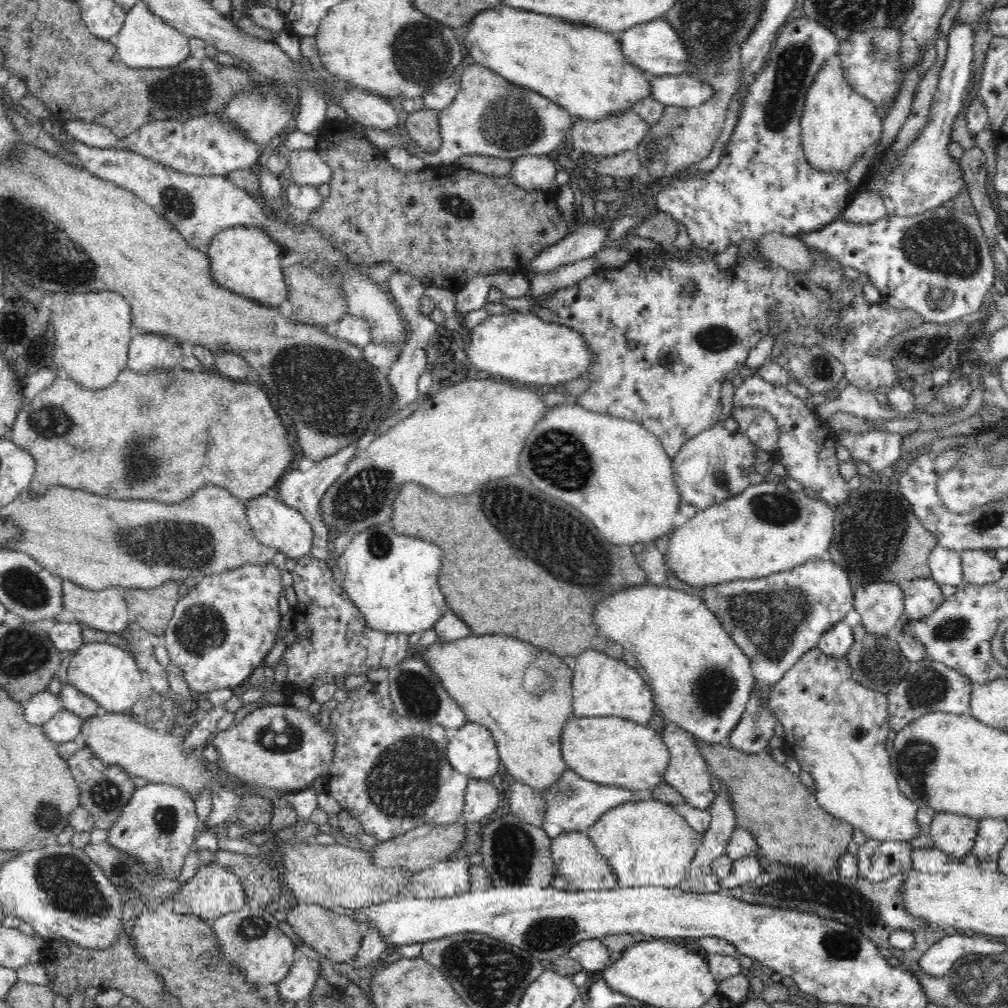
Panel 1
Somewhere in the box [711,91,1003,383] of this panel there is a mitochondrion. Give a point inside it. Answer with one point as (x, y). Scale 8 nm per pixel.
(945, 246)

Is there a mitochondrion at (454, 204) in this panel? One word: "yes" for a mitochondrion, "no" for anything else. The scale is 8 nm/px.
yes

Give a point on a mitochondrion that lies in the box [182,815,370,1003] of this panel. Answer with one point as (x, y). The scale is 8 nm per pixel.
(253, 928)

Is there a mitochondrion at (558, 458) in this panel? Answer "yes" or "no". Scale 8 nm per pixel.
yes

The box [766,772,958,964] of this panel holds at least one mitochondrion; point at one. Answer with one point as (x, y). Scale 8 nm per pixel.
(840, 945)

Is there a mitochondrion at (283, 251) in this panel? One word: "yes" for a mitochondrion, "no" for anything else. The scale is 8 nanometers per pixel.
no

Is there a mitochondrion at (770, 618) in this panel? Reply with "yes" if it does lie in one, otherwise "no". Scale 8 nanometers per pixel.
yes

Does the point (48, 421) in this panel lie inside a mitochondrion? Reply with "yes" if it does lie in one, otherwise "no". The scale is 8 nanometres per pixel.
yes

